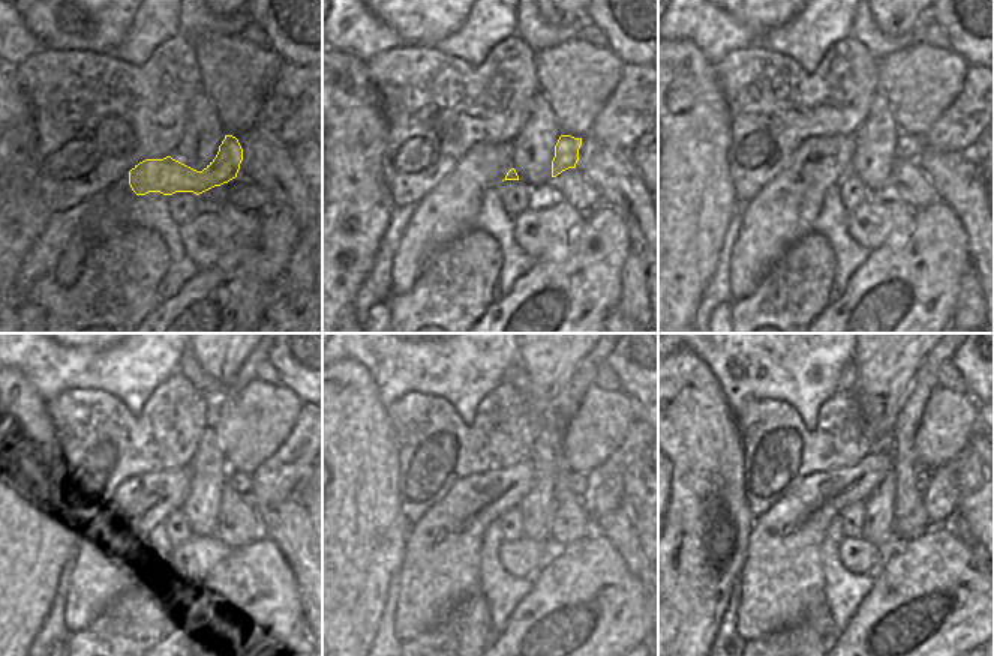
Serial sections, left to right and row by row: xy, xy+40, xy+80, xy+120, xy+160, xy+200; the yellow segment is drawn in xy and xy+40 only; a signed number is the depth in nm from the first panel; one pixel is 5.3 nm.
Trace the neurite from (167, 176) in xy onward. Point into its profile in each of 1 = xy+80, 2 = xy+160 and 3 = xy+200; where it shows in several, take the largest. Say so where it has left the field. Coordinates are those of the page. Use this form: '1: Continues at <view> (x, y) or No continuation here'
1: Continues at xy+80 (907, 146)
2: Continues at xy+160 (577, 482)
3: Continues at xy+200 (924, 475)

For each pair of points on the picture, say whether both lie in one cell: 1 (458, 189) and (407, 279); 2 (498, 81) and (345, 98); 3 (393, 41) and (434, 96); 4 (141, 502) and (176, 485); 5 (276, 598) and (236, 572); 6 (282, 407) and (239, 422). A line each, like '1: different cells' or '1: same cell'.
1: same cell
2: different cells
3: different cells
4: same cell
5: same cell
6: same cell

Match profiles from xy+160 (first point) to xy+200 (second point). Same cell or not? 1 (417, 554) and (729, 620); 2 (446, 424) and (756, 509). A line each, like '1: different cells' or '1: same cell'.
1: different cells
2: same cell

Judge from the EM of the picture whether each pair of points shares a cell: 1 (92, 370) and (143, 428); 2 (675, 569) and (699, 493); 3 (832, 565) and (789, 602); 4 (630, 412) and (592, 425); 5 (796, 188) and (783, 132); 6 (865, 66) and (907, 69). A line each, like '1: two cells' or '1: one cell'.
1: two cells
2: one cell
3: two cells
4: one cell
5: two cells
6: two cells

